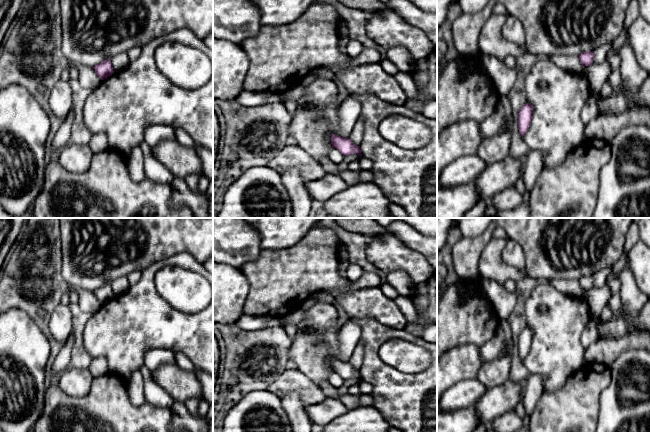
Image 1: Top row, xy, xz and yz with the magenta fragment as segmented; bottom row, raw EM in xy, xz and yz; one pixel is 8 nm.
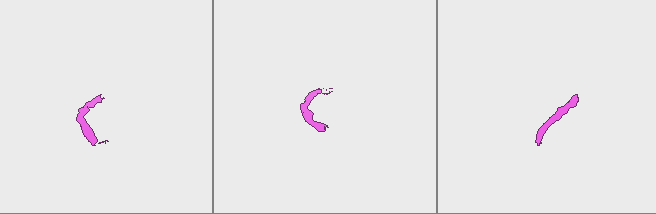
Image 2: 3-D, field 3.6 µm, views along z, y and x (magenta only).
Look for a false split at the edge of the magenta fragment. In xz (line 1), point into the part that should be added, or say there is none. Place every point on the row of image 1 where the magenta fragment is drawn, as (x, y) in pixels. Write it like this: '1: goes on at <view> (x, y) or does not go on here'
1: does not go on here

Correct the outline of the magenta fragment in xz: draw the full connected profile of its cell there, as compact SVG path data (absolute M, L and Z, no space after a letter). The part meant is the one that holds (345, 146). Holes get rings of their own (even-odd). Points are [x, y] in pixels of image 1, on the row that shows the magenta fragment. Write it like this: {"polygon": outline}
{"polygon": "M332 134L331 136L332 147L338 149L344 156L357 153L362 156L360 146L356 146L349 138L343 138L339 135Z"}

